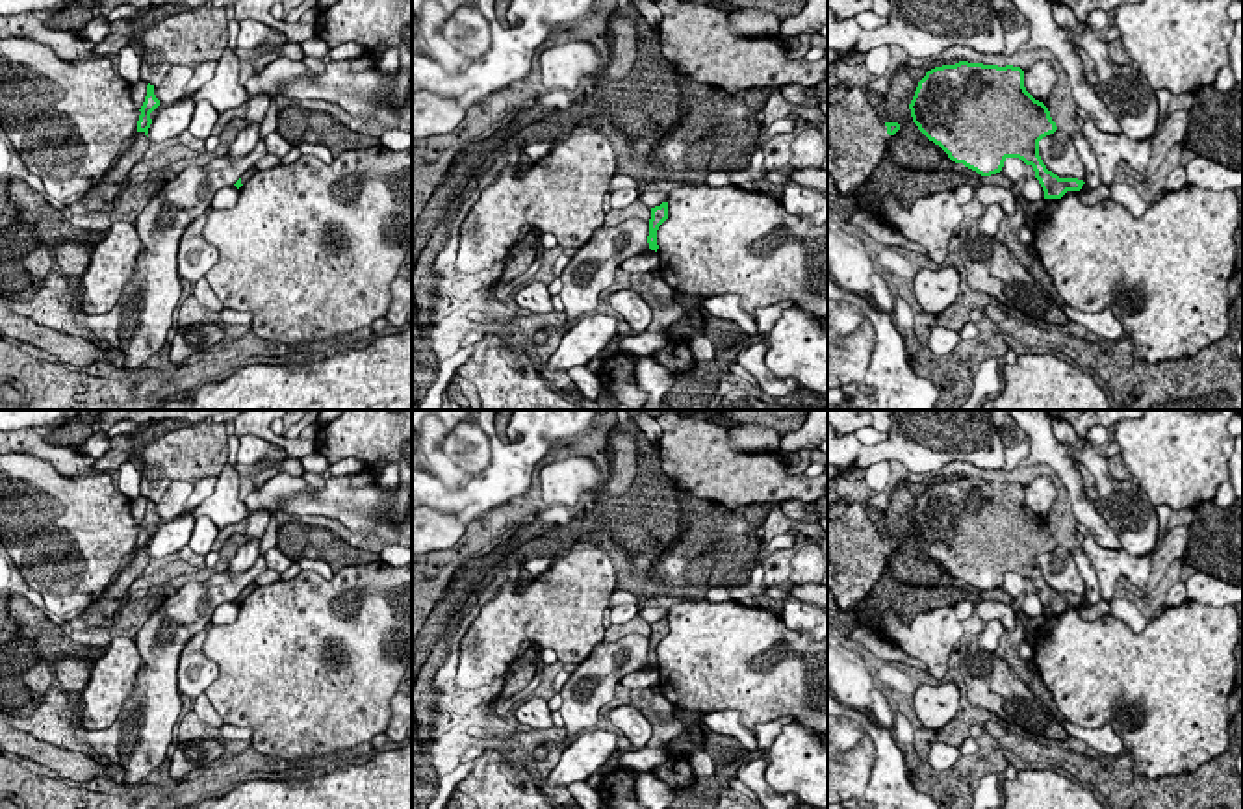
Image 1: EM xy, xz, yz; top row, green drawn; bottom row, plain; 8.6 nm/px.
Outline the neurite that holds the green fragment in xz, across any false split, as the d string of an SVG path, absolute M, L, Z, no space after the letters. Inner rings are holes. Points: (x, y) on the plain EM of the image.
M662 618L660 622L651 623L647 659L649 659L649 664L655 668L659 664L657 646L666 635L668 635L668 618Z

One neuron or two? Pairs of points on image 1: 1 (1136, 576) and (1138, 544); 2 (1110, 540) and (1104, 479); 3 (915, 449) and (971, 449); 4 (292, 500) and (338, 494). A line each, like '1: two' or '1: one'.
1: two
2: two
3: one
4: one

